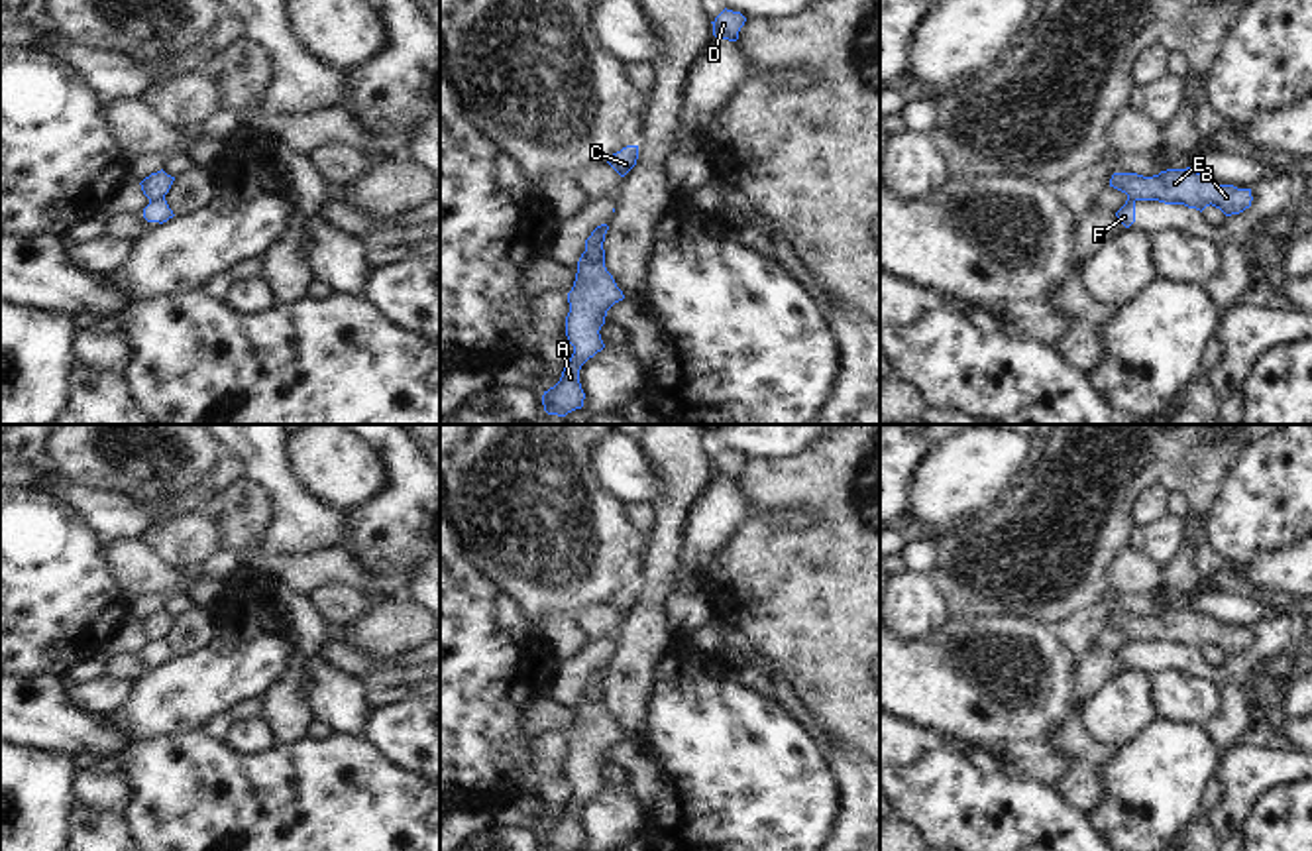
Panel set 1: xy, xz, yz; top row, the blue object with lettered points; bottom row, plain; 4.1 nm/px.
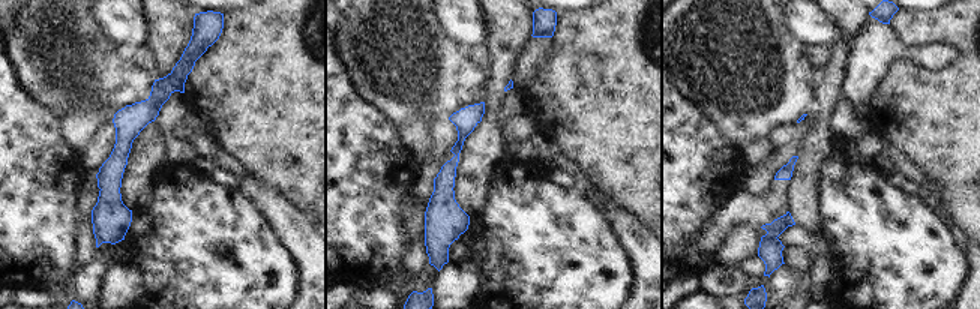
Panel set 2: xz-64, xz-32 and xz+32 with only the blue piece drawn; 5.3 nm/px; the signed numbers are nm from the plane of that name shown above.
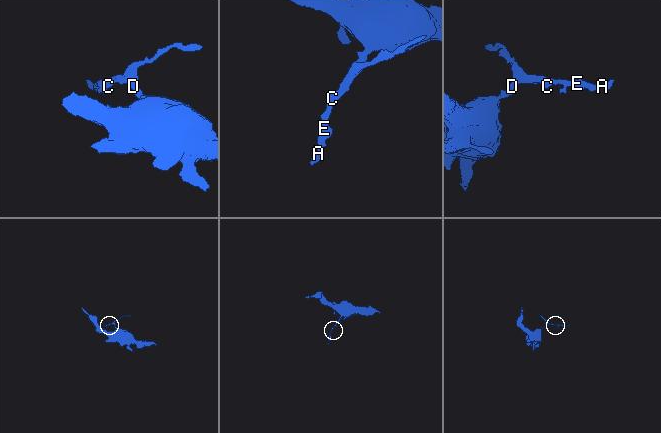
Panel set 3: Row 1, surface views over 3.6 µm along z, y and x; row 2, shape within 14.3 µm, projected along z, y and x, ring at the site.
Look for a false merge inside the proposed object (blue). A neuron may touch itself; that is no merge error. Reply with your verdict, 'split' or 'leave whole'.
leave whole

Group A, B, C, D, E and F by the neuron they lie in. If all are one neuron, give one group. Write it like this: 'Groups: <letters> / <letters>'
Groups: A B C D E F.

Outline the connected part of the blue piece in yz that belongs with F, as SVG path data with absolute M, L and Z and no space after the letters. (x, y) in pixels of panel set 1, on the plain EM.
M1167 609L1153 617L1143 617L1137 613L1114 613L1110 627L1127 635L1125 645L1116 652L1118 660L1129 668L1135 662L1135 643L1137 641L1159 641L1165 645L1184 645L1188 649L1204 651L1206 647L1220 649L1226 656L1239 654L1251 647L1251 629L1237 629L1233 625L1220 625L1216 619L1186 609Z

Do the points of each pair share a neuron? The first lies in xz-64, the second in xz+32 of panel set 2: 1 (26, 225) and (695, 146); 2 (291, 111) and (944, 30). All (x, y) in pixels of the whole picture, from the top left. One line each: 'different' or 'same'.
1: same
2: same

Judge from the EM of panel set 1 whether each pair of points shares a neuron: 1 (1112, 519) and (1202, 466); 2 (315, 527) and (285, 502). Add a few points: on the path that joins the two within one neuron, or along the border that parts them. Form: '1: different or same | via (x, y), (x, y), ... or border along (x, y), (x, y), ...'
1: same | via (1124, 494), (1151, 466), (1177, 466)
2: same | via (307, 523), (293, 510)

